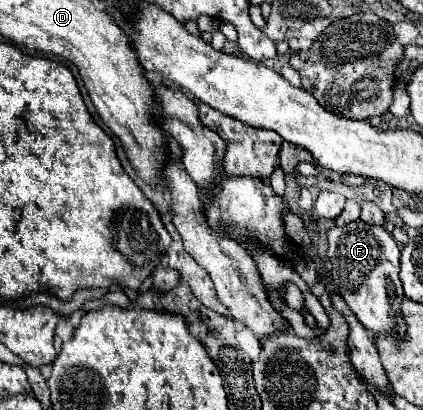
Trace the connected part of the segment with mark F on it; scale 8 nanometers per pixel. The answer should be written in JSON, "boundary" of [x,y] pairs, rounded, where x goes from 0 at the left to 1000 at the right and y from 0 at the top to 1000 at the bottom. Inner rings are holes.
{"boundary":[[[835,541],[816,556],[783,556],[773,566],[778,605],[773,629],[783,639],[783,688],[839,761],[844,780],[868,800],[877,820],[920,815],[943,800],[948,829],[957,820],[957,785],[948,780],[948,732],[957,732],[943,683],[943,624],[948,610],[929,576],[905,551],[877,551],[863,541]]]}

